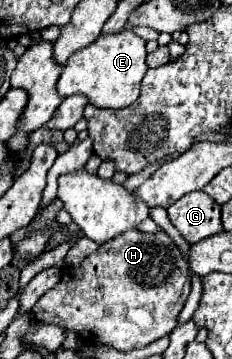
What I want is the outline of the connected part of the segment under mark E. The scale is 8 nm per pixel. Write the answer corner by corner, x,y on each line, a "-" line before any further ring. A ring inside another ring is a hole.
122,29
116,35
100,35
88,47
72,53
68,65
64,67
56,89
62,97
70,97
74,93
82,93
96,107
104,109
124,109
132,105
140,95
140,81
146,67
146,49
144,39
132,33
132,29

